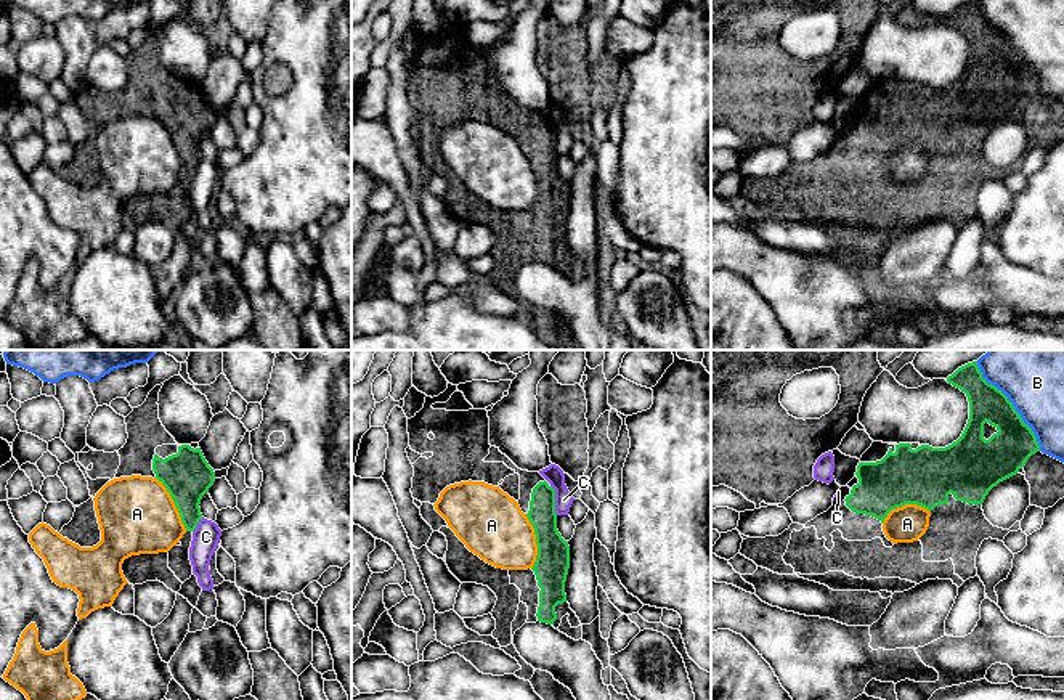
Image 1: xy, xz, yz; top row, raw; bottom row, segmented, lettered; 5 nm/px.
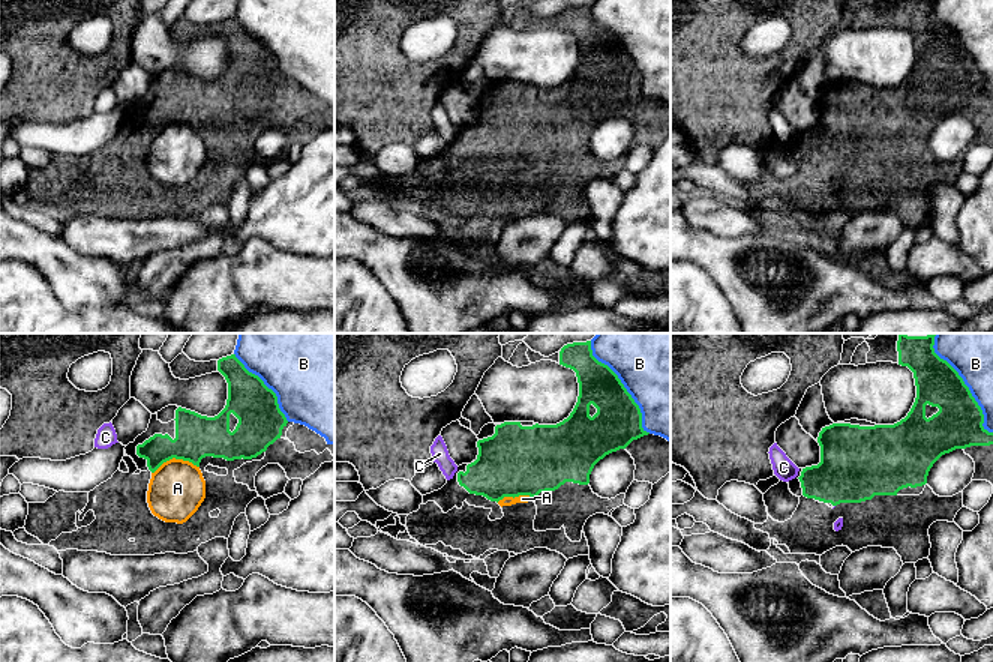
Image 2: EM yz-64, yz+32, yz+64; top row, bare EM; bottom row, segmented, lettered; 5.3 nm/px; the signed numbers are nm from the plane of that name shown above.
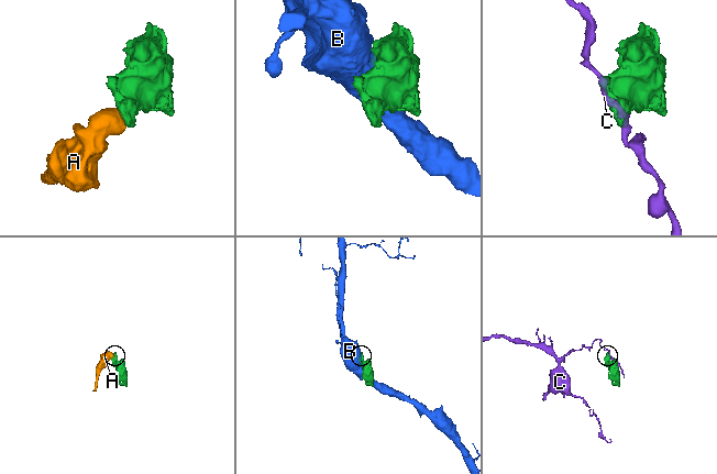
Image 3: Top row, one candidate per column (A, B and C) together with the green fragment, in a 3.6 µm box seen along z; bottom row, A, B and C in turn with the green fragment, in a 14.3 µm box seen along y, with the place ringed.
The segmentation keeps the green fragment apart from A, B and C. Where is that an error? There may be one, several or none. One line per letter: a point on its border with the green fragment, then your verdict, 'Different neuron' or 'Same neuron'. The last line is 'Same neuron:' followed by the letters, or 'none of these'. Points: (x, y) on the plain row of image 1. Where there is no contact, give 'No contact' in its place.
A: Touches green at xy (175, 145). Different neuron
B: Touches green at yz (1011, 45). Different neuron
C: Touches green at xz (554, 140). Different neuron
Same neuron: none of these

